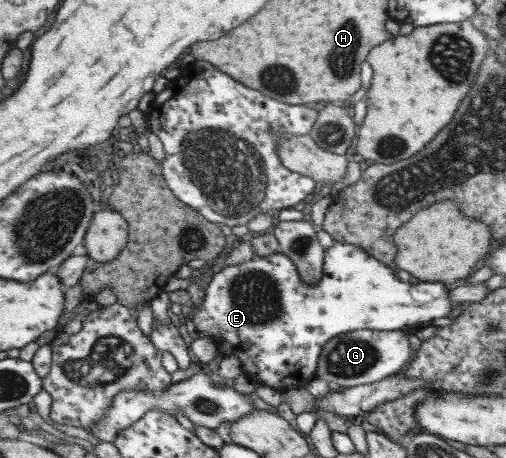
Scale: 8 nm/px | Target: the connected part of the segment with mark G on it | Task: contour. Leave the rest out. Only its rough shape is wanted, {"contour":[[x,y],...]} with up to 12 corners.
{"contour":[[359,329],[321,347],[315,377],[342,389],[401,372],[401,330]]}

